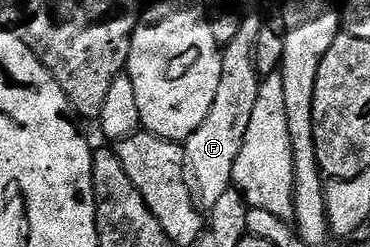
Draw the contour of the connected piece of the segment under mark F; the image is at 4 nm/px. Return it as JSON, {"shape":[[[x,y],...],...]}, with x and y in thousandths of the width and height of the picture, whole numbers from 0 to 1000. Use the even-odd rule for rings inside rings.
{"shape":[[[659,65],[632,170],[608,182],[595,247],[600,316],[589,332],[589,381],[578,381],[578,429],[557,462],[557,494],[524,526],[495,571],[503,709],[519,769],[519,802],[532,842],[559,850],[600,802],[627,757],[632,652],[643,644],[643,607],[665,559],[665,522],[676,514],[676,478],[686,462],[686,413],[697,413],[703,360],[692,287],[692,174],[708,109],[708,85],[692,65]]]}

